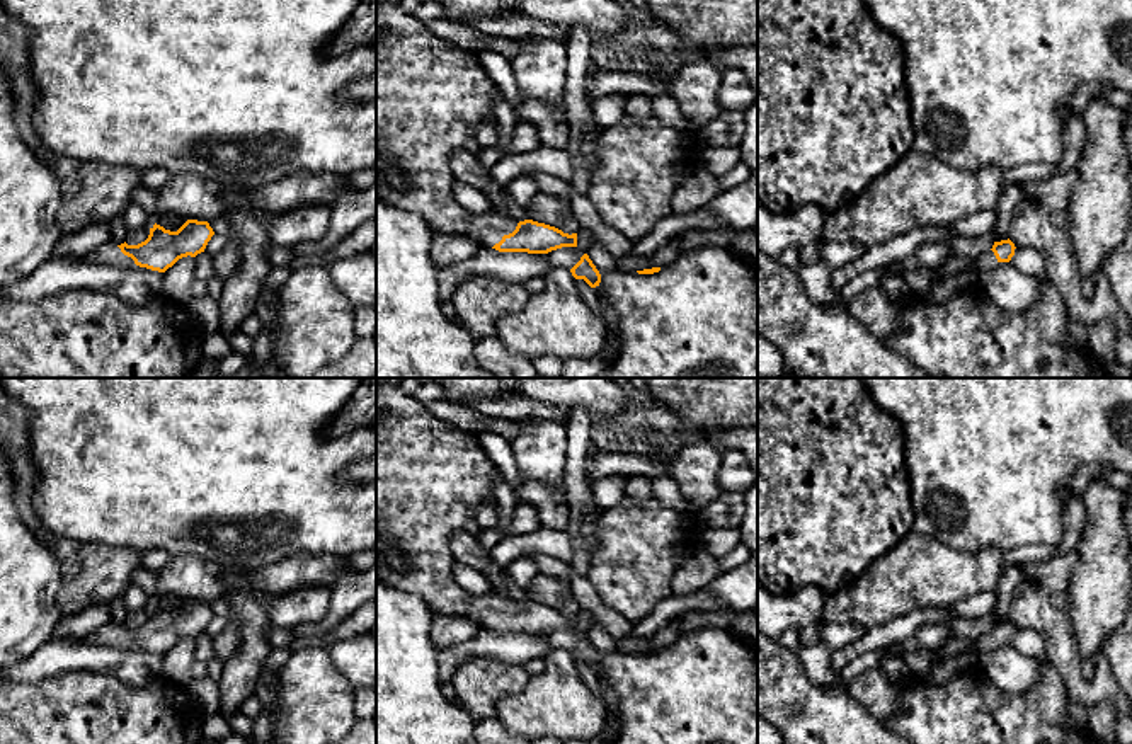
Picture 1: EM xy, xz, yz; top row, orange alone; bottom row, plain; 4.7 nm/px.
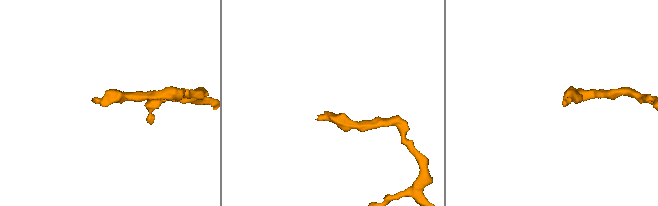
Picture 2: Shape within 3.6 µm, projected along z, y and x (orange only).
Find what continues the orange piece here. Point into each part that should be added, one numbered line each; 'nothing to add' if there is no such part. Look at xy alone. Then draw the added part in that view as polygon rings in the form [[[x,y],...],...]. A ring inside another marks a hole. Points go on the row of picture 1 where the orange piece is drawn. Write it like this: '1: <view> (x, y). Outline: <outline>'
1: xy (109, 254). Outline: [[[107,243],[87,255],[78,255],[78,257],[65,255],[61,257],[61,260],[70,260],[70,262],[89,260],[89,262],[107,264],[114,267],[128,267],[134,264],[134,260],[124,255],[121,249],[114,243]]]

